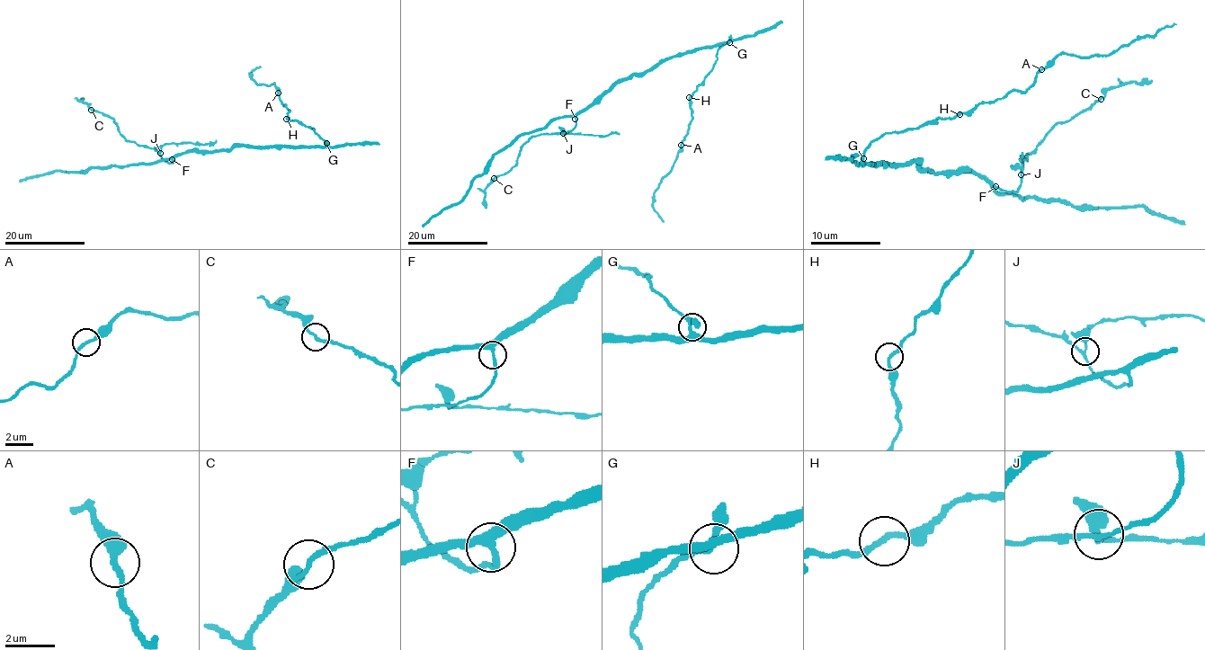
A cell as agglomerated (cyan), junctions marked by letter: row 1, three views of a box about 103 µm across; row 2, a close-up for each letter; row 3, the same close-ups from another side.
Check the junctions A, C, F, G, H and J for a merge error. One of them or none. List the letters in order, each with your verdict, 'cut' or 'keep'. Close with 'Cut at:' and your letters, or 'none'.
A: keep
C: keep
F: keep
G: keep
H: keep
J: cut
Cut at: J

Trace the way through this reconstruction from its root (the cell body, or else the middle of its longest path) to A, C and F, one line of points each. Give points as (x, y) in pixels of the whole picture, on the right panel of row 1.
A: (898, 164), (863, 164), (863, 151), (889, 132), (956, 118), (1013, 90), (1023, 92), (1041, 69)
C: (898, 164), (973, 172), (1017, 191), (1023, 158), (1055, 125), (1101, 99)
F: (898, 164), (917, 162), (921, 169), (934, 172), (973, 172), (984, 175), (995, 186)

